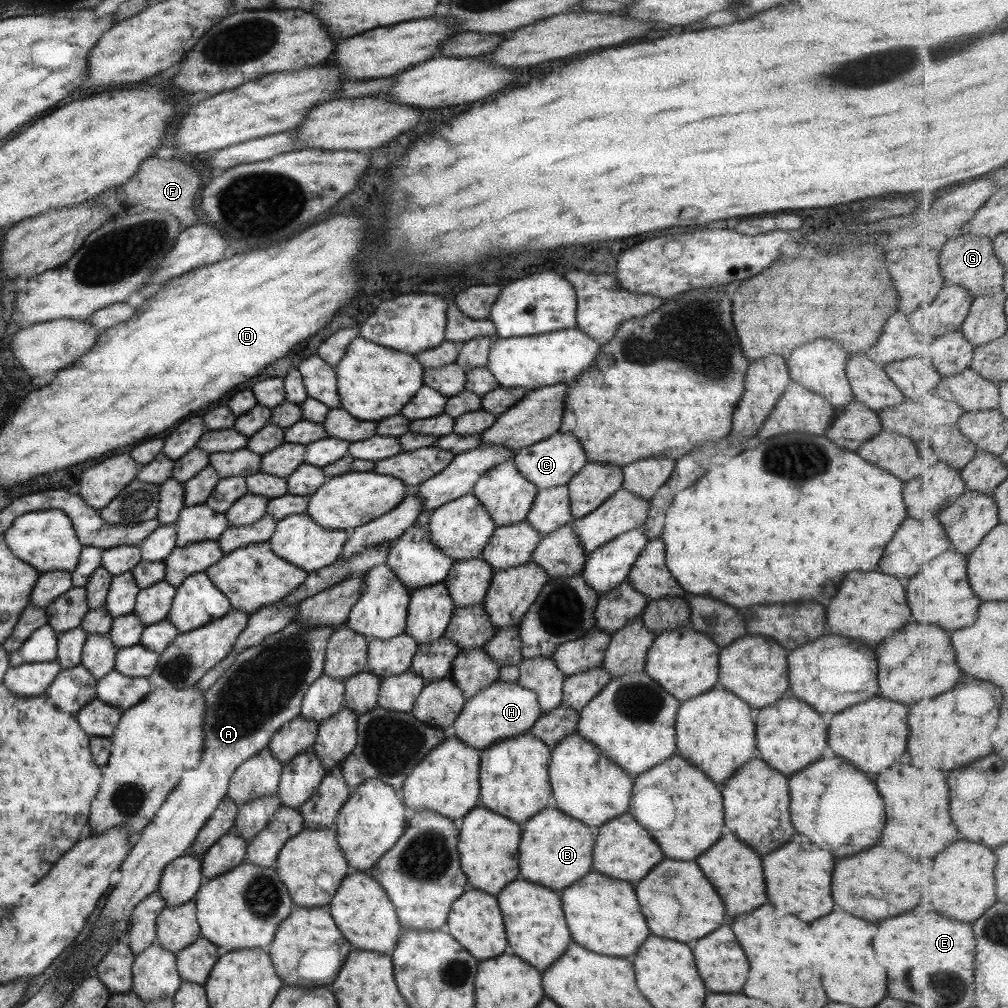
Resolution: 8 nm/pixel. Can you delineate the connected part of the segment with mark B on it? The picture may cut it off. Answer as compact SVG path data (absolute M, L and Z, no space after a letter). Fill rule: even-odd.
M544 808L520 824L519 876L551 890L563 890L591 868L594 830L556 808Z

